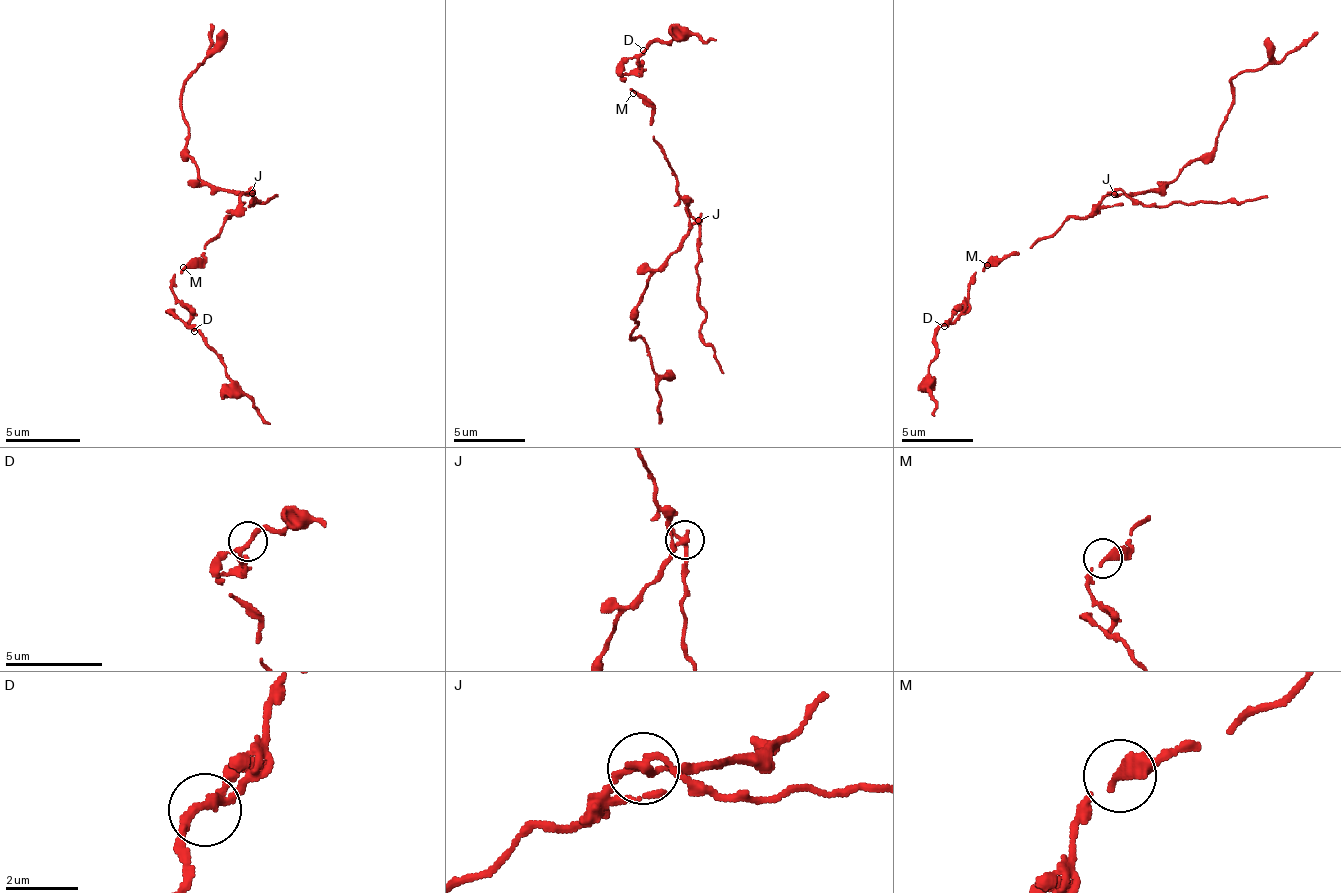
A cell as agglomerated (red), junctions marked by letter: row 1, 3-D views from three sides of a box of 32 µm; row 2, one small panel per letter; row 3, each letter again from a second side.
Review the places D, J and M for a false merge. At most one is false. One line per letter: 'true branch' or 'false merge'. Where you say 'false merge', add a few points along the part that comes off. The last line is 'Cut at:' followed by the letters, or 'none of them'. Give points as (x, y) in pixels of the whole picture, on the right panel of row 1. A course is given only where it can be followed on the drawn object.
D: true branch
J: false merge; course (1113, 193), (1160, 193), (1203, 157), (1232, 106), (1232, 81), (1246, 70), (1279, 63), (1318, 31)
M: true branch
Cut at: J

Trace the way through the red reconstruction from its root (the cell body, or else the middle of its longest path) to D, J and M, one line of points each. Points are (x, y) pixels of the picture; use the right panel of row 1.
D: (1091, 211), (1081, 218), (1066, 218), (1030, 247), (994, 258), (983, 272), (976, 272), (969, 297), (944, 326)
J: (1091, 211), (1113, 193)
M: (1091, 211), (1081, 218), (1066, 218), (1048, 236), (1041, 236), (1030, 247), (994, 258), (987, 265)

